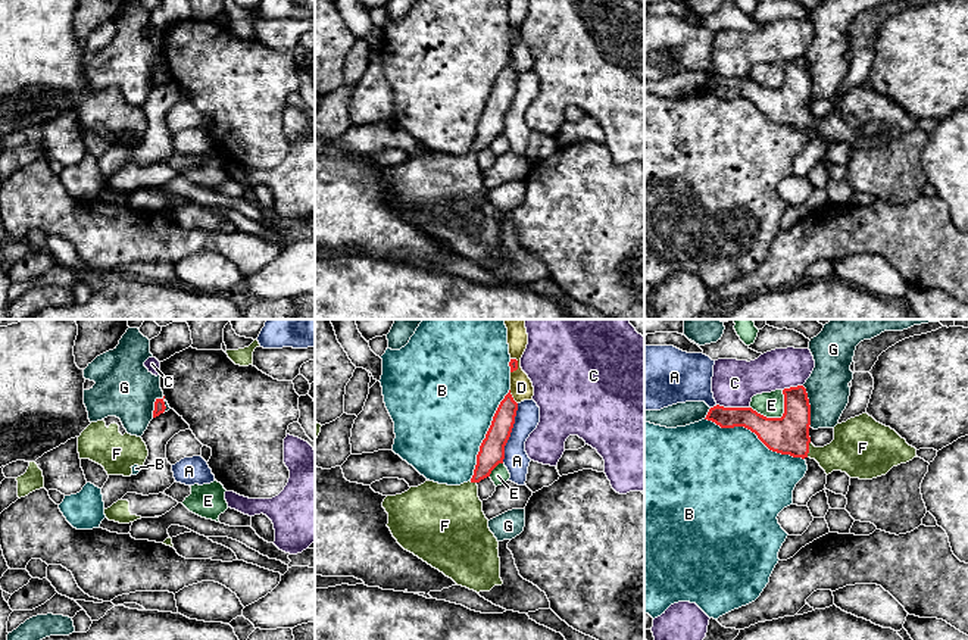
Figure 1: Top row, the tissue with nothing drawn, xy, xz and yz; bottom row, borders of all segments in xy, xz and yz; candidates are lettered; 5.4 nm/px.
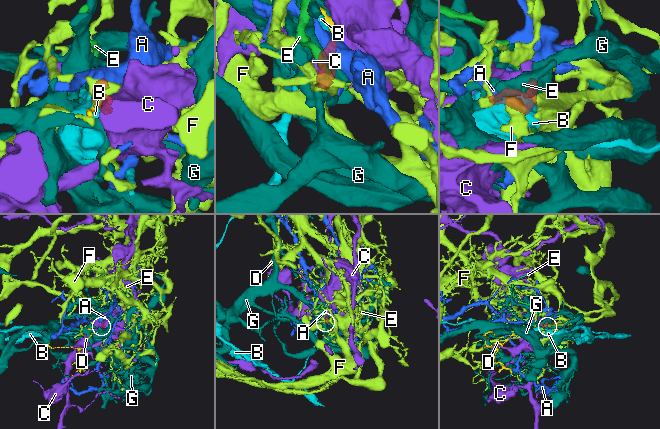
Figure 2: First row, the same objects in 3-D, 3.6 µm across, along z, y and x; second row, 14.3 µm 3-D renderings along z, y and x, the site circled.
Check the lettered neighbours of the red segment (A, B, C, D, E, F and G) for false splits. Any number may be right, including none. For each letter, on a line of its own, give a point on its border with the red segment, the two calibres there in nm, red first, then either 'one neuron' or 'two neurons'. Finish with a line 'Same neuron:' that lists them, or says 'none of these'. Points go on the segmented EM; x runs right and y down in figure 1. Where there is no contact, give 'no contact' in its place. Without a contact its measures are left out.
A: meets red in xz at (511, 431); 140 nm thick on the red side, 140 nm on the other; two neurons
B: meets red in yz at (755, 433); 220 nm thick on the red side, 480 nm on the other; two neurons
C: meets red in yz at (733, 408); 160 nm thick on the red side, 240 nm on the other; two neurons
D: meets red in xz at (512, 397); 120 nm thick on the red side, 130 nm on the other; two neurons
E: meets red in yz at (778, 418); 220 nm thick on the red side, 140 nm on the other; two neurons
F: meets red in yz at (808, 449); 220 nm thick on the red side, 260 nm on the other; one neuron
G: meets red in yz at (809, 406); 220 nm thick on the red side, 240 nm on the other; two neurons
Same neuron: F

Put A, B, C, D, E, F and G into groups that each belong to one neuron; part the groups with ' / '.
A / B / C / D / E / F / G

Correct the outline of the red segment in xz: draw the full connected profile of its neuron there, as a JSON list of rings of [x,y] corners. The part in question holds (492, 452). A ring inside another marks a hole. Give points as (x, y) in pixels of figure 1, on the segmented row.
[[[509,390],[480,446],[468,483],[425,481],[382,502],[388,513],[387,527],[405,550],[477,593],[503,584],[499,541],[488,528],[477,484],[503,463],[516,410],[518,403]]]

